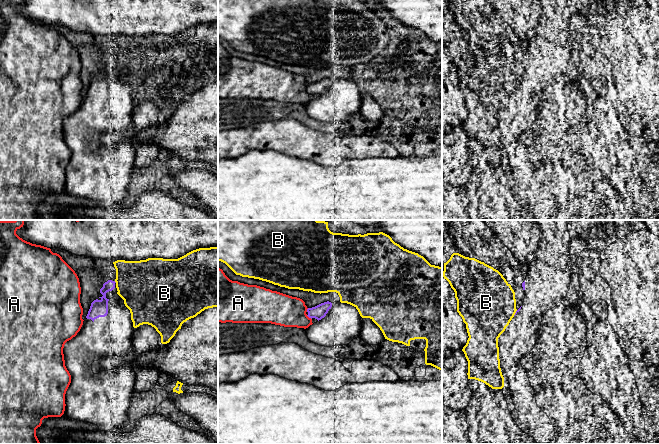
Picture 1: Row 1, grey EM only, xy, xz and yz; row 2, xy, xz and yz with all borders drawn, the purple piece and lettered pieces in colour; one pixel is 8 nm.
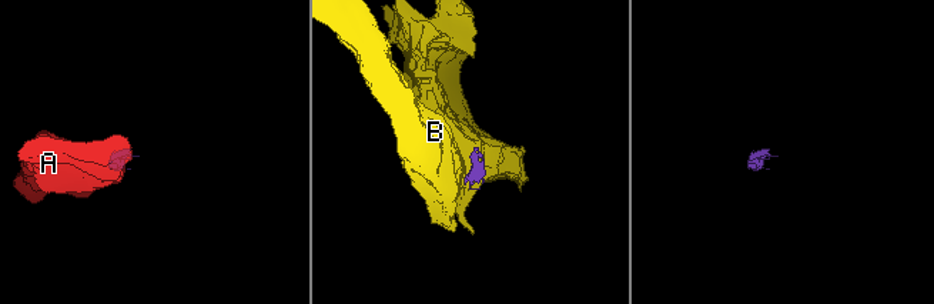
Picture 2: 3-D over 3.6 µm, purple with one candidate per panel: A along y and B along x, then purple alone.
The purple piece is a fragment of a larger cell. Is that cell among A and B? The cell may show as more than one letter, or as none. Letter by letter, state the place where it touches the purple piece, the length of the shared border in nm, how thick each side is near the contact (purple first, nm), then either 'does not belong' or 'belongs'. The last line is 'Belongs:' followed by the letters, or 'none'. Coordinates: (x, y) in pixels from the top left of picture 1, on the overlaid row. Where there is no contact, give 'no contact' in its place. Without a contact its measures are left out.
A: contact xz (309, 317); length 60 nm; calibres 120 and 260 nm; does not belong
B: contact yz (515, 313); length 60 nm; calibres 20 and 460 nm; does not belong
Belongs: none

